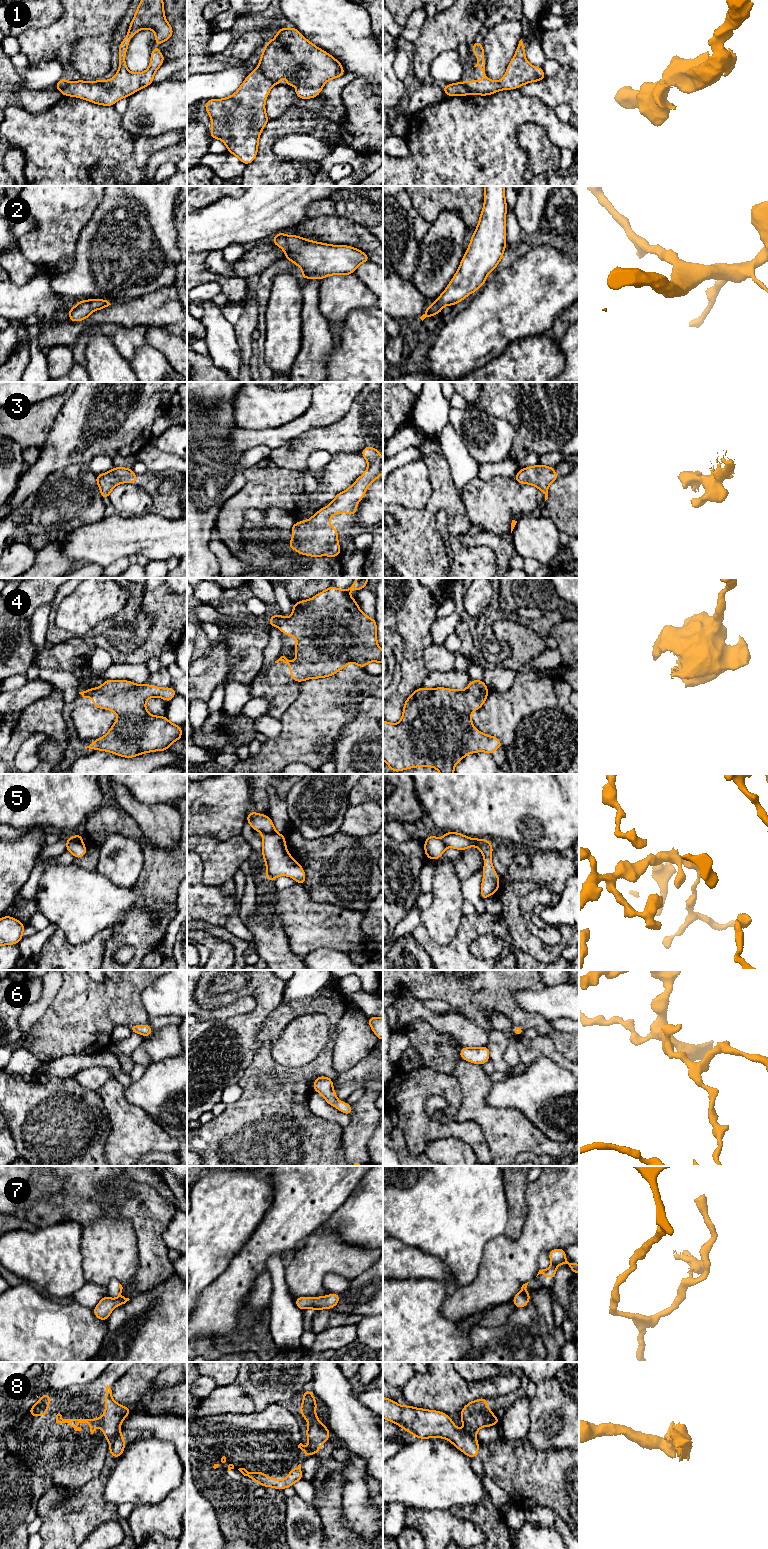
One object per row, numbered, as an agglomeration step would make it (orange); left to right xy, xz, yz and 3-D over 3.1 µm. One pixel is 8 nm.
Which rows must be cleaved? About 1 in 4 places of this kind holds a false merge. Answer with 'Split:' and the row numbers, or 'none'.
Split: 1, 5, 7, 8

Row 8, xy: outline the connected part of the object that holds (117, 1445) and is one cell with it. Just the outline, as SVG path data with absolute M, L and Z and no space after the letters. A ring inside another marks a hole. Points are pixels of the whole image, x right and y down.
M122 1434L114 1437L110 1442L109 1453L114 1458L119 1458L124 1452L124 1449L125 1449L125 1440Z

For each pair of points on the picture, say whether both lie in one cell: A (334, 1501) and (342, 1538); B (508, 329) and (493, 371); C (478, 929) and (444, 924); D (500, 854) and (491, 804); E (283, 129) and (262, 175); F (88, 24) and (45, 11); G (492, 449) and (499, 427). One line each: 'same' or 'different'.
A: same
B: different
C: different
D: different
E: same
F: different
G: same

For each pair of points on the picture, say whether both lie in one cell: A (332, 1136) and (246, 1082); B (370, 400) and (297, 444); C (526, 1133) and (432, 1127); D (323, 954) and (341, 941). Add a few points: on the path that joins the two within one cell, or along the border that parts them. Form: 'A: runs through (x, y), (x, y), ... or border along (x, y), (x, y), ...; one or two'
A: runs through (311, 1130), (296, 1115), (276, 1112), (267, 1103); one
B: runs through (353, 419), (334, 438), (316, 439); one
C: border along (459, 1121), (474, 1121), (479, 1126), (490, 1152); two
D: border along (346, 951), (316, 948), (307, 954); two

